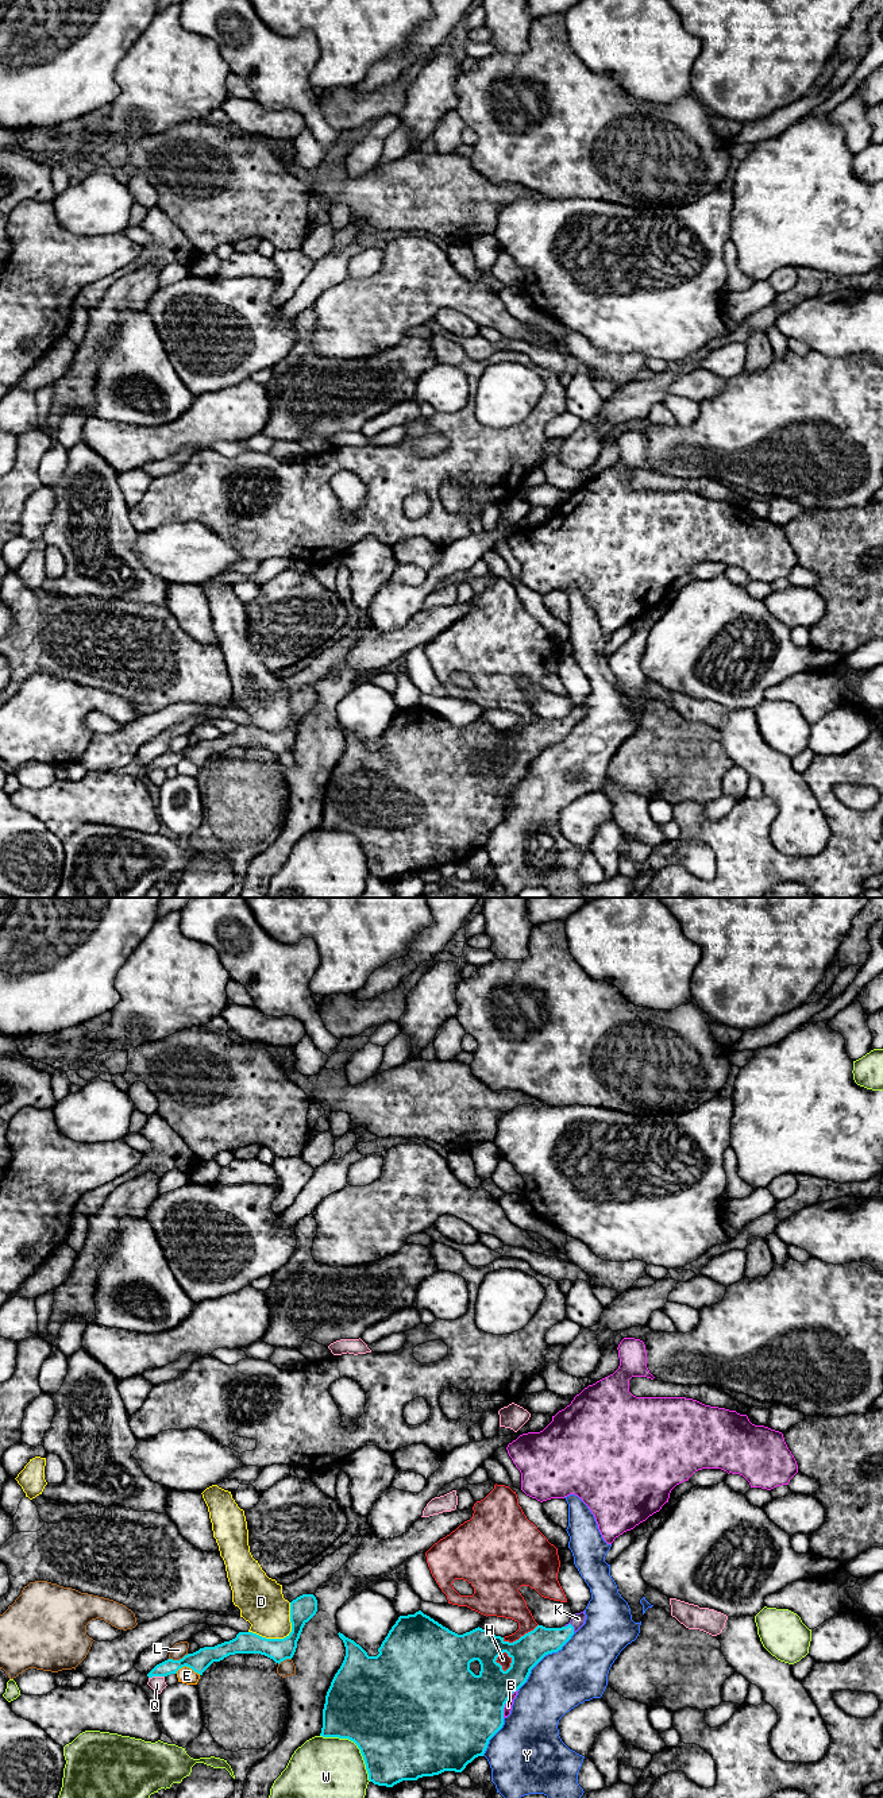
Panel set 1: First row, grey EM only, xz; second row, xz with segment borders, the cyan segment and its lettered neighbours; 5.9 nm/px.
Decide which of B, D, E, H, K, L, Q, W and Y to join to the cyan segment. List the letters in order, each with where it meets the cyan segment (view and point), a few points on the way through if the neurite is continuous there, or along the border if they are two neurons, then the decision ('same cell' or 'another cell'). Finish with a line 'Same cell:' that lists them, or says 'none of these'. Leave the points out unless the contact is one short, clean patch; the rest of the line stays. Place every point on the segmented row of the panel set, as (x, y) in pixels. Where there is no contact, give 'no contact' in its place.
B: meets cyan in xz at (505, 1702); another cell
D: meets cyan in xz at (284, 1638); another cell
E: meets cyan in xz at (188, 1666); border along xz (176, 1671), (188, 1666), (200, 1674); another cell
H: meets cyan in xz at (512, 1662); another cell
K: meets cyan in xz at (571, 1625); runs through xz (540, 1642), (560, 1636), (571, 1625), (578, 1619); same cell
L: meets cyan in xz at (180, 1659); another cell
Q: meets cyan in xz at (155, 1675); another cell
W: meets cyan in xz at (357, 1744); another cell
Y: meets cyan in xz at (543, 1656); another cell
Same cell: K

